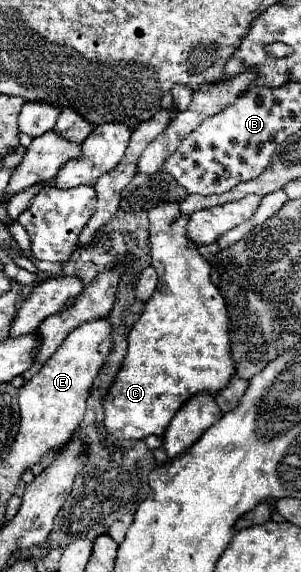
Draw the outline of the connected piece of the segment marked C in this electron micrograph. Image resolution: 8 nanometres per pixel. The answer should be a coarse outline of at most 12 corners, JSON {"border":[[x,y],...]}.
{"border":[[179,204],[149,210],[159,284],[103,398],[163,436],[235,374],[227,306]]}

